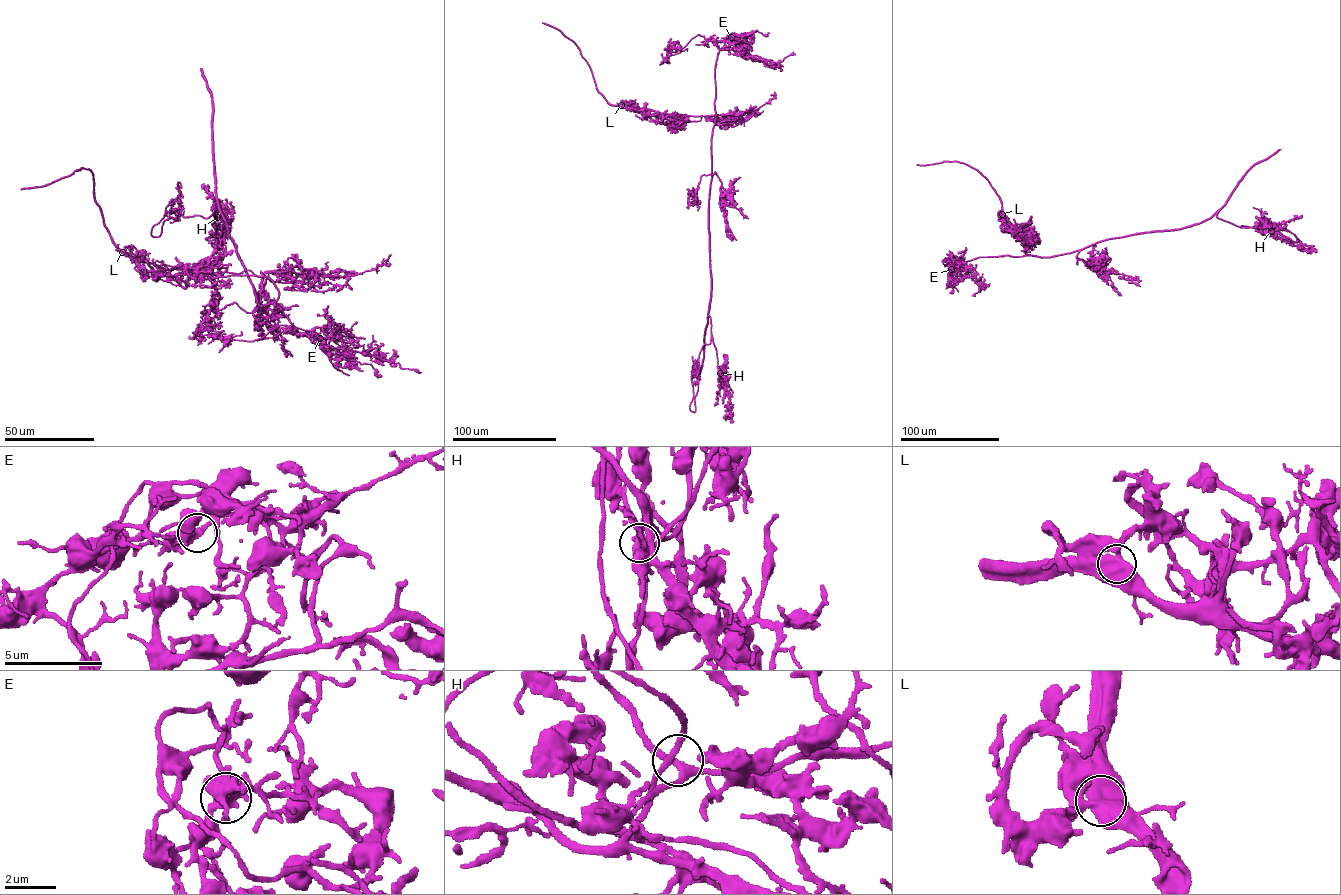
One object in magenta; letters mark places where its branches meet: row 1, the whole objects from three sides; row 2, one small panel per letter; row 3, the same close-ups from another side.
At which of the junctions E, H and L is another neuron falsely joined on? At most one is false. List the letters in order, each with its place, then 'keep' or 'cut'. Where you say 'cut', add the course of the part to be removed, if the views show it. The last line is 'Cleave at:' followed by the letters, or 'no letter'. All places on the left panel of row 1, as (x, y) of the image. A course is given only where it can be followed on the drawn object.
E: at (320, 338); keep
H: at (217, 217); keep
L: at (122, 252); cut; foreign part runs (122, 252), (104, 224), (94, 198), (93, 174), (89, 169), (74, 171), (41, 186), (20, 189)
Cleave at: L

